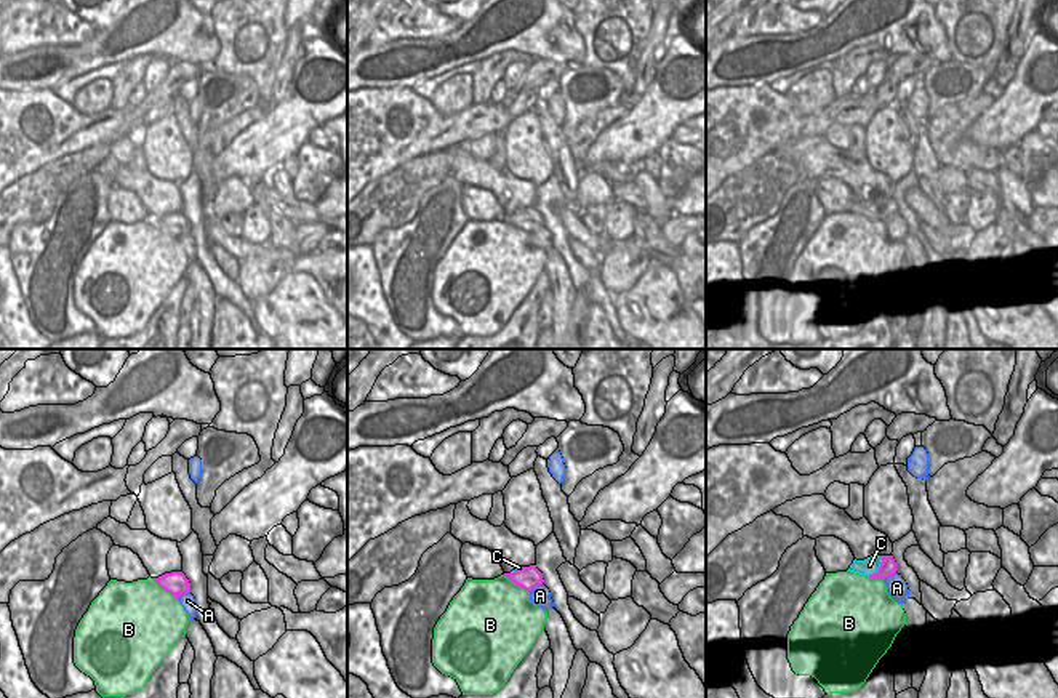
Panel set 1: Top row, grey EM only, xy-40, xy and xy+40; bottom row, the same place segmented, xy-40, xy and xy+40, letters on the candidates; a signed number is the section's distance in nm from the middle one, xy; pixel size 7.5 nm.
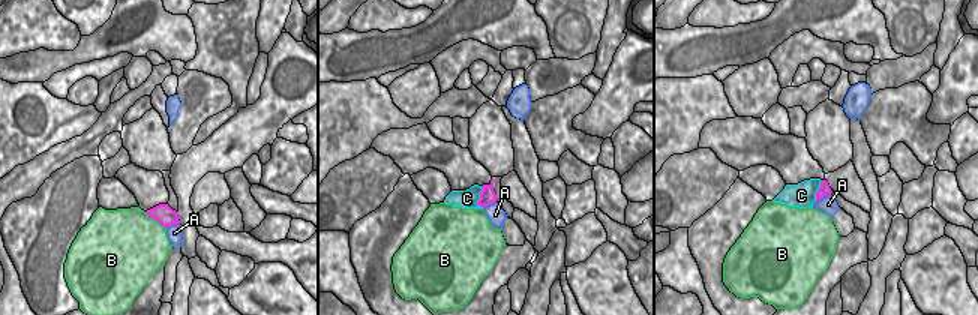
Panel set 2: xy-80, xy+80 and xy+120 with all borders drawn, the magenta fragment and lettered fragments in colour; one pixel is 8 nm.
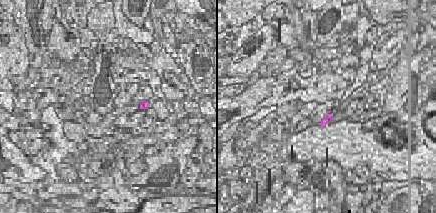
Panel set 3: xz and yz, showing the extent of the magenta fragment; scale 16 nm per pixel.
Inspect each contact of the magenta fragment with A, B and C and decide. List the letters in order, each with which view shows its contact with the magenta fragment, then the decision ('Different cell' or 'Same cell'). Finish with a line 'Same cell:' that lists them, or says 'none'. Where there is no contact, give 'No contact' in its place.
A: Touches magenta in xy. Different cell
B: Touches magenta in xy-40. Different cell
C: Touches magenta in xy+40. Same cell
Same cell: C.

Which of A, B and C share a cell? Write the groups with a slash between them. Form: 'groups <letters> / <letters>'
groups A / B / C

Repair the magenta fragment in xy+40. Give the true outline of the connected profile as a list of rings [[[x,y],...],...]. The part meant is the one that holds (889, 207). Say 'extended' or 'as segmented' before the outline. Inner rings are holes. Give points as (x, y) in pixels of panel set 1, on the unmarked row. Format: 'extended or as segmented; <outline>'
extended; [[[871,197],[864,202],[853,202],[848,210],[850,213],[866,216],[872,221],[885,221],[890,216],[896,215],[896,203],[893,197]]]

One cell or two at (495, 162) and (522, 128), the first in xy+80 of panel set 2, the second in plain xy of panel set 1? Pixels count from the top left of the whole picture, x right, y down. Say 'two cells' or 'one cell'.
one cell

